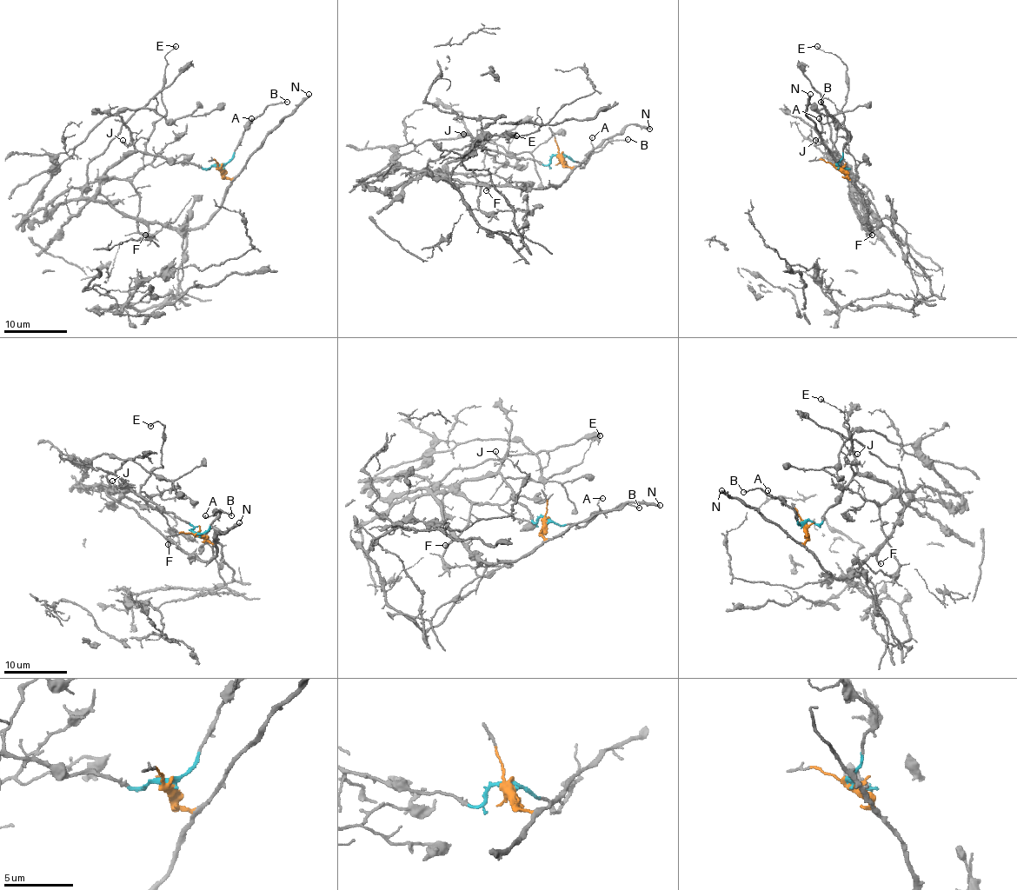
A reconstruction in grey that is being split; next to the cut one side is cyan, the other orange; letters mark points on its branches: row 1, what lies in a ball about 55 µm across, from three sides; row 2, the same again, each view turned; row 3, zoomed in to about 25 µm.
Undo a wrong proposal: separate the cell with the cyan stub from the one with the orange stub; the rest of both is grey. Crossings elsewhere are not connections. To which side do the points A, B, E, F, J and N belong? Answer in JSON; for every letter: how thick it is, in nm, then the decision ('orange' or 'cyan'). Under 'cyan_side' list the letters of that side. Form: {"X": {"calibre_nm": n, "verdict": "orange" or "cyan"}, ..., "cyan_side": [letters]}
{"A": {"calibre_nm": 90, "verdict": "cyan"}, "B": {"calibre_nm": 110, "verdict": "cyan"}, "E": {"calibre_nm": 110, "verdict": "cyan"}, "F": {"calibre_nm": 160, "verdict": "orange"}, "J": {"calibre_nm": 90, "verdict": "cyan"}, "N": {"calibre_nm": 260, "verdict": "orange"}, "cyan_side": ["A", "B", "E", "J"]}

